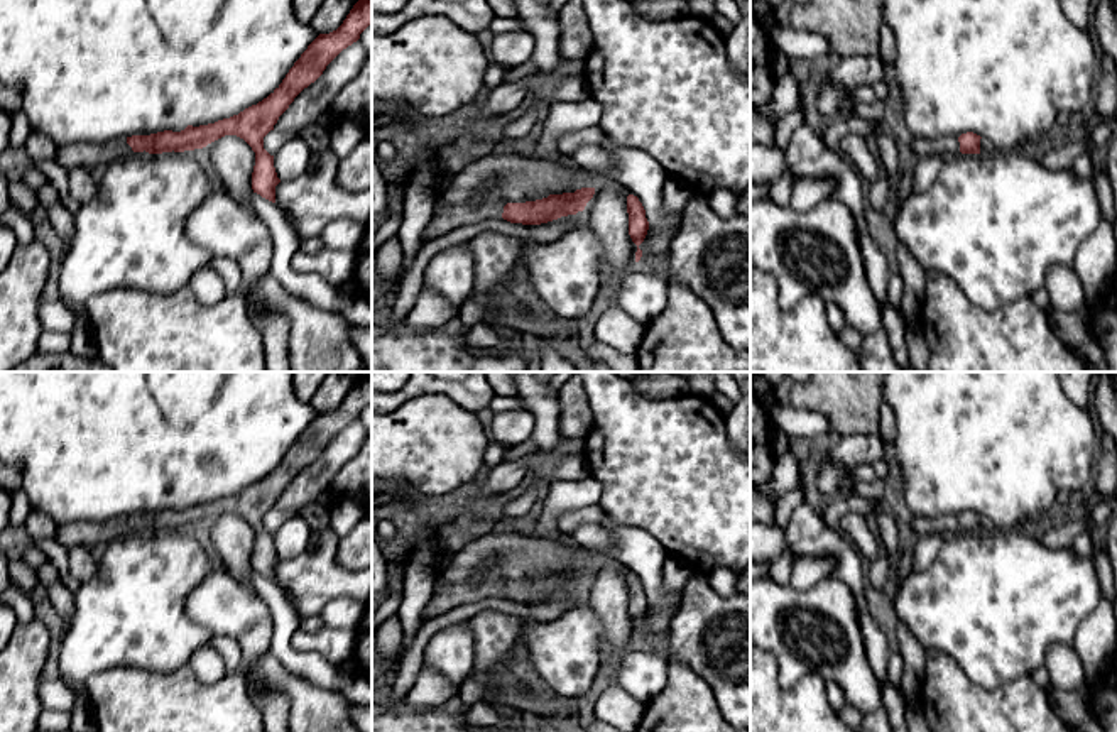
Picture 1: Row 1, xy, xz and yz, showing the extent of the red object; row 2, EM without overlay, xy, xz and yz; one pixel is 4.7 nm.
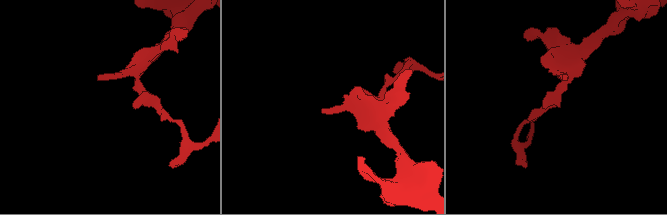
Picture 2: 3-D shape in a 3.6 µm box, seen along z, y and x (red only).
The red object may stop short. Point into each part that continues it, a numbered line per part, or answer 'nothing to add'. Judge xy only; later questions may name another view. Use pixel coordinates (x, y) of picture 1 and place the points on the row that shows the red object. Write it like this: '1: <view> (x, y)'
1: xy (76, 154)

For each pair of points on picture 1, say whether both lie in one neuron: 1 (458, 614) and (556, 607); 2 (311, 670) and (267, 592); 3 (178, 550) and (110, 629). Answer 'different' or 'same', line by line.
1: same
2: same
3: same

